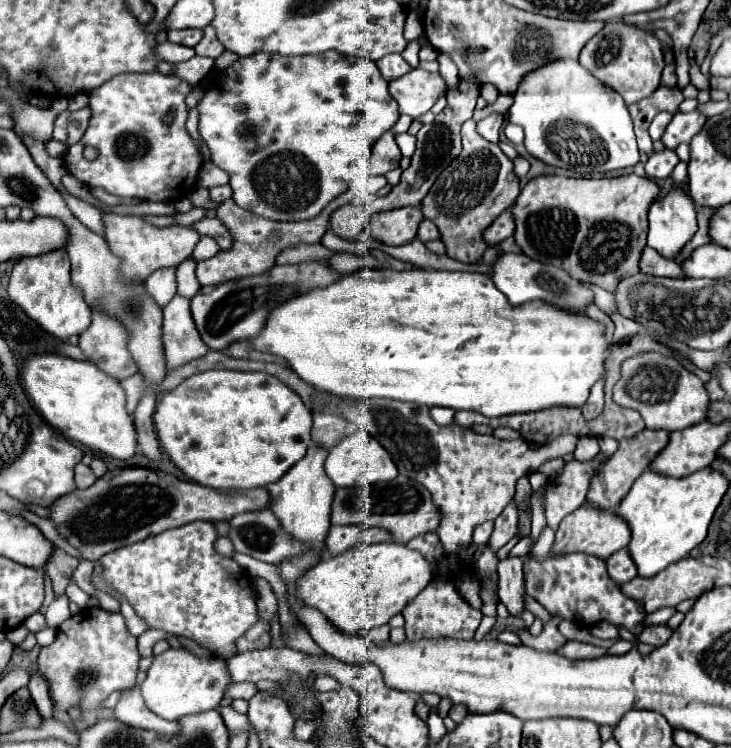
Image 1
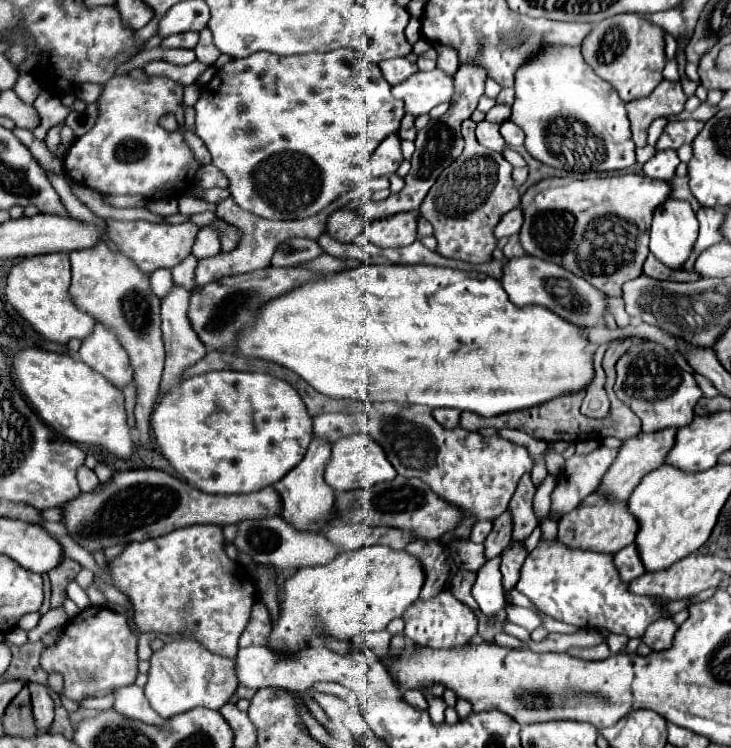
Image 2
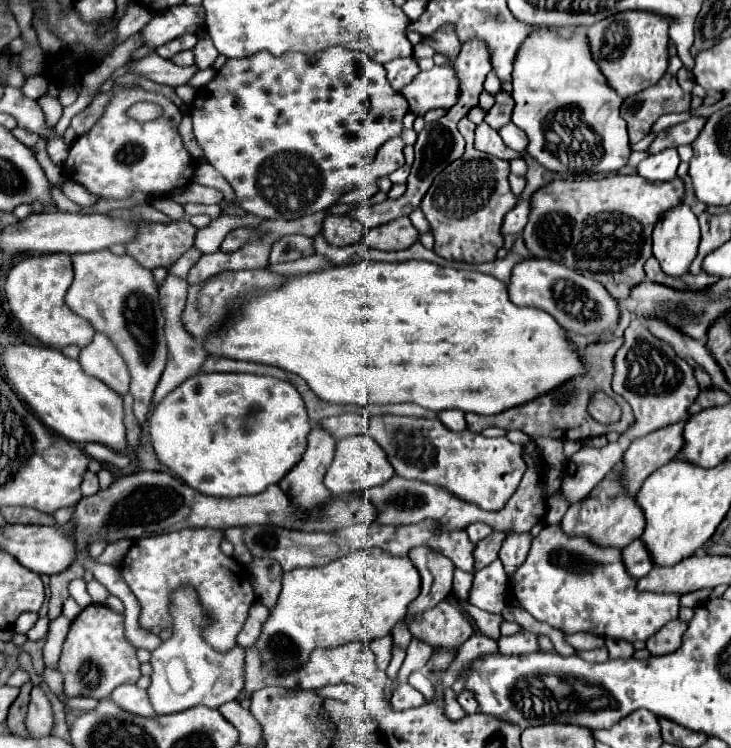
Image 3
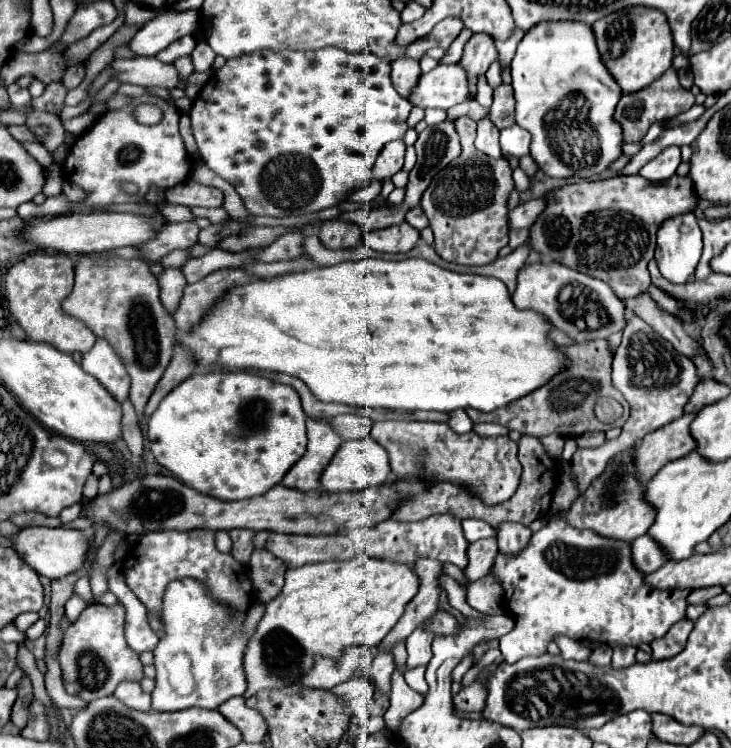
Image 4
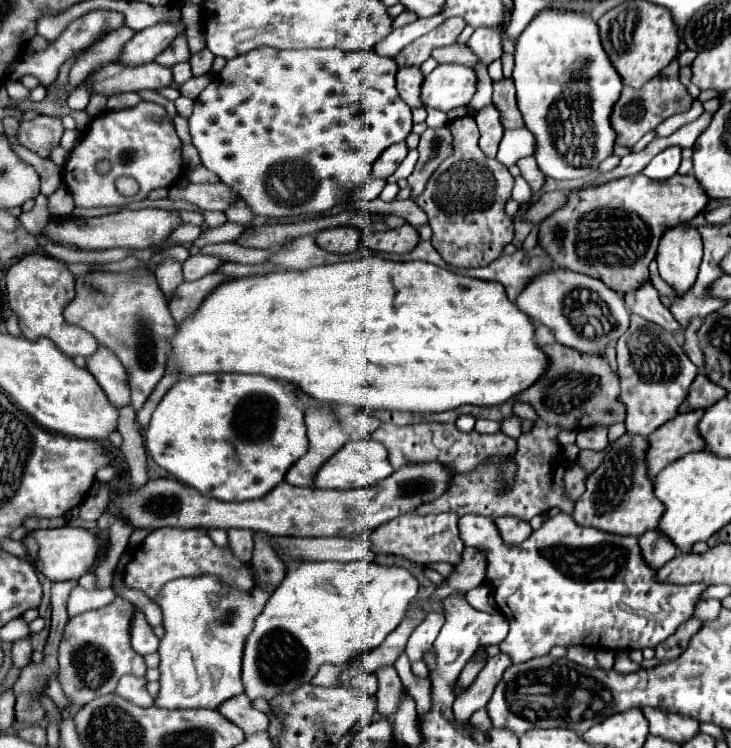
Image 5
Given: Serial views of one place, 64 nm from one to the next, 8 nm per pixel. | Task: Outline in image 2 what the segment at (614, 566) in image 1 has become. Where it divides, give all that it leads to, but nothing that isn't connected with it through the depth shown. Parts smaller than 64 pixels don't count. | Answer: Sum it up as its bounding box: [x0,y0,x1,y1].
[614,544,646,582]

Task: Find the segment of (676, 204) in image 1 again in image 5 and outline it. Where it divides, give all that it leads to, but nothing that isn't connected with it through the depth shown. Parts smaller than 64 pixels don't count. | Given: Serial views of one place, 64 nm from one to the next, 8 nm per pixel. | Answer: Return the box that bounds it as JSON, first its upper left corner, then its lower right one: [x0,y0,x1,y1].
[656,224,702,296]

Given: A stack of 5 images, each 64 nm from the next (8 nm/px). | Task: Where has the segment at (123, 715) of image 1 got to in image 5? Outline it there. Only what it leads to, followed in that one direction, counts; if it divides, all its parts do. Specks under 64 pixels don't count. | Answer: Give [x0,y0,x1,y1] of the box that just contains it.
[116,674,154,706]

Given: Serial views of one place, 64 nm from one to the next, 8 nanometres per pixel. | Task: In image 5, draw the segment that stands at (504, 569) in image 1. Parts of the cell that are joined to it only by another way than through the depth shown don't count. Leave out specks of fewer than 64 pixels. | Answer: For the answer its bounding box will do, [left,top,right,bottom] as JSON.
[494,518,532,544]

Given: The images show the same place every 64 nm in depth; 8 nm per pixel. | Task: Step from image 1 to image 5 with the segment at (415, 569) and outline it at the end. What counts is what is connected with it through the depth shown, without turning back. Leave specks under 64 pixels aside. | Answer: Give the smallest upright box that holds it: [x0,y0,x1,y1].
[242,562,418,700]

